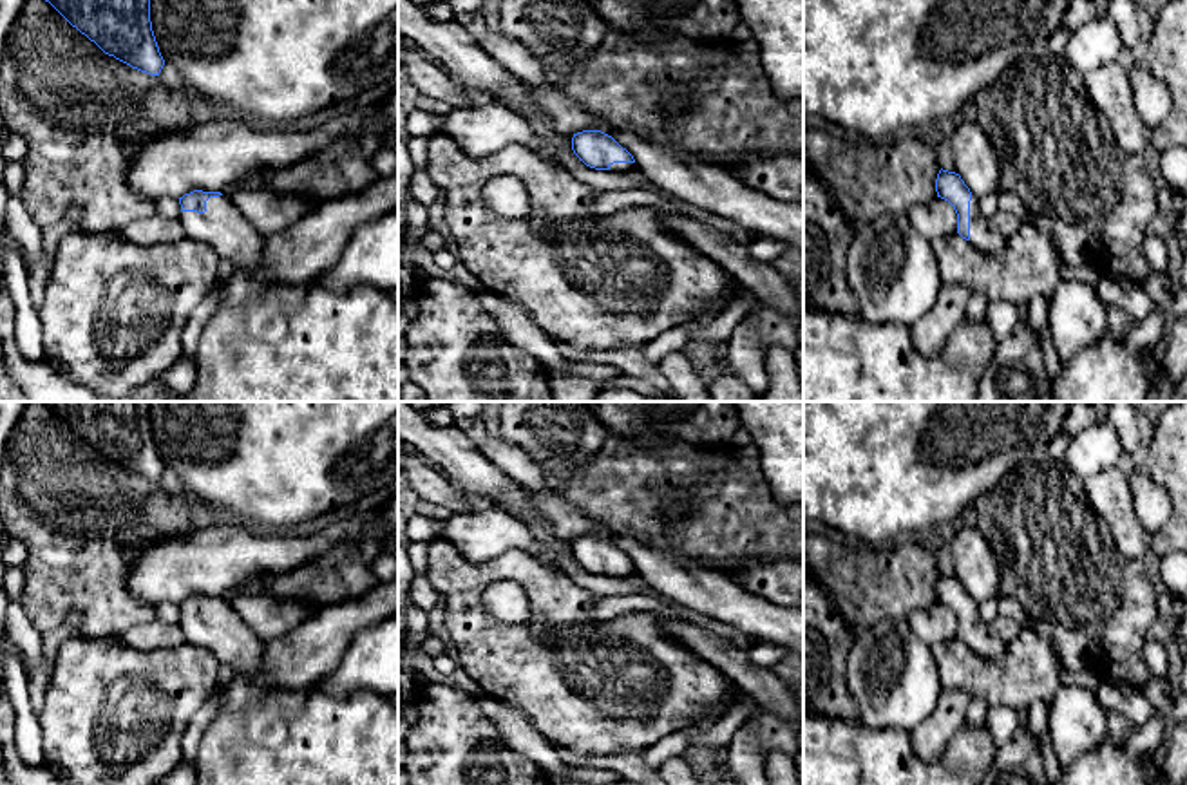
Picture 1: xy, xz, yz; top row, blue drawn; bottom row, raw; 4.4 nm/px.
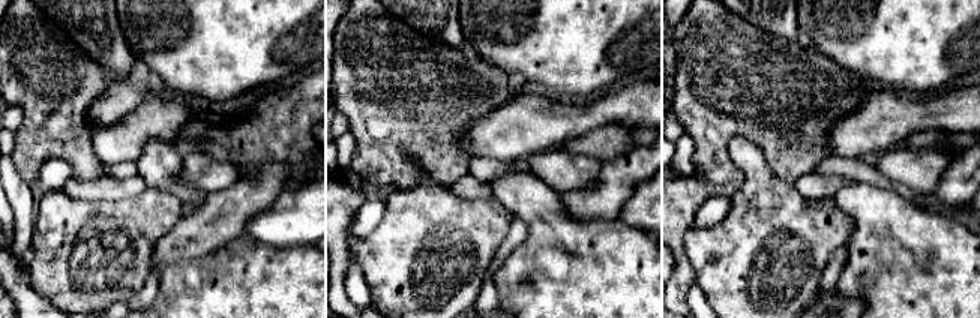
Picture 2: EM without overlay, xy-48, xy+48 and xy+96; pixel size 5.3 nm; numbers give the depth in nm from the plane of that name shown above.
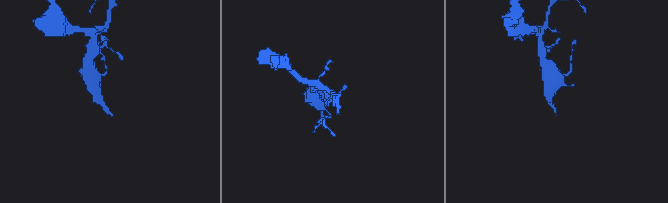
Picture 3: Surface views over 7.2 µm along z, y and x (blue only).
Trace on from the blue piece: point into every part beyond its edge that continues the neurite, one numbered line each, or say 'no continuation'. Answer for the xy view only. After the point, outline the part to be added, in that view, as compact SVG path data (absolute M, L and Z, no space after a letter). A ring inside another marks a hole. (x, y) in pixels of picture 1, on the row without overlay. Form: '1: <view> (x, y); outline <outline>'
1: xy (221, 632); outline M228 599L210 602L206 617L181 617L179 628L186 642L206 648L233 671L257 671L262 664L261 640L232 610Z

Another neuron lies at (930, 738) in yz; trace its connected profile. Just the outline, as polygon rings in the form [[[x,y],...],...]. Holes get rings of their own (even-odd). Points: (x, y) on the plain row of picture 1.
[[[943,689],[934,713],[912,733],[912,745],[925,763],[945,758],[950,740],[963,729],[970,696],[961,689]]]

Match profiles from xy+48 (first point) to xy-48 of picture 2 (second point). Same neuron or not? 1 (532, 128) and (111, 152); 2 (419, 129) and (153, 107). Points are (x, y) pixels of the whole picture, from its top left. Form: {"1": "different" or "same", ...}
{"1": "same", "2": "different"}

